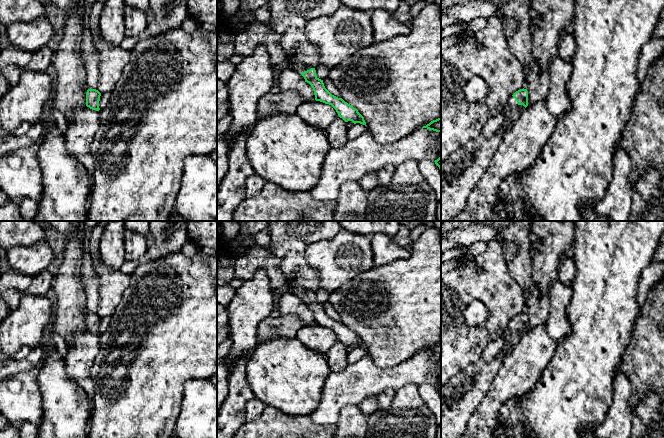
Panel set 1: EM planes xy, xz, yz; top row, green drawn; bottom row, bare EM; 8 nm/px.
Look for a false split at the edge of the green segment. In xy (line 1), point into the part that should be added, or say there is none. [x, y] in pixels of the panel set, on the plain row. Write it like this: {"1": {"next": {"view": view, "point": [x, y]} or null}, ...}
{"1": {"next": null}}

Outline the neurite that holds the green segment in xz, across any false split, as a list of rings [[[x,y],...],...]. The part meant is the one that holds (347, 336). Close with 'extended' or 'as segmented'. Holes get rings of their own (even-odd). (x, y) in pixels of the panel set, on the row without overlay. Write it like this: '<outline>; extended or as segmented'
[[[288,285],[288,291],[300,297],[304,301],[305,306],[311,309],[316,325],[331,329],[338,337],[338,340],[345,346],[352,345],[354,348],[360,347],[366,350],[364,341],[356,332],[345,326],[342,322],[332,319],[325,312],[323,304],[317,301],[315,292],[301,285]]]; extended

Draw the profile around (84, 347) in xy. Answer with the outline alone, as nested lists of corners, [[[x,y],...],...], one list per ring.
[[[86,329],[76,331],[67,348],[66,372],[85,391],[92,404],[95,388],[90,371],[100,348],[99,335],[92,334]]]

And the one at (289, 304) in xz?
[[[289,291],[281,295],[277,307],[281,315],[297,315],[303,320],[306,326],[315,325],[311,309],[305,305],[300,297]]]

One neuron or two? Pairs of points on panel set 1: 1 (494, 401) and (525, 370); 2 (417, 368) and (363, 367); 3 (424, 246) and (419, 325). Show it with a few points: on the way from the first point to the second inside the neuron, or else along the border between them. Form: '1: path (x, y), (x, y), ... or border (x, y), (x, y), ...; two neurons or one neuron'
1: path (502, 393), (517, 378); one neuron
2: path (404, 373), (376, 373); one neuron
3: path (424, 266), (424, 298), (419, 305); one neuron

